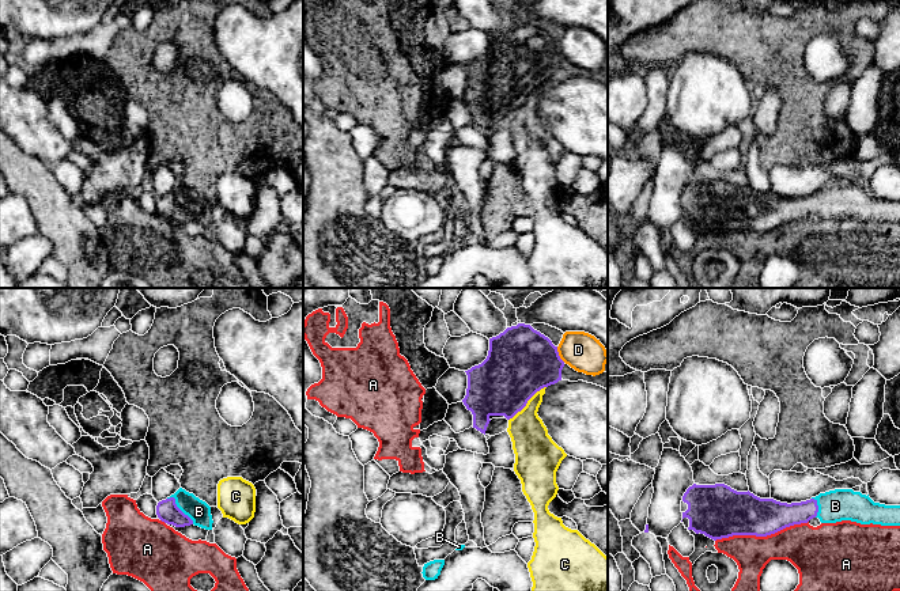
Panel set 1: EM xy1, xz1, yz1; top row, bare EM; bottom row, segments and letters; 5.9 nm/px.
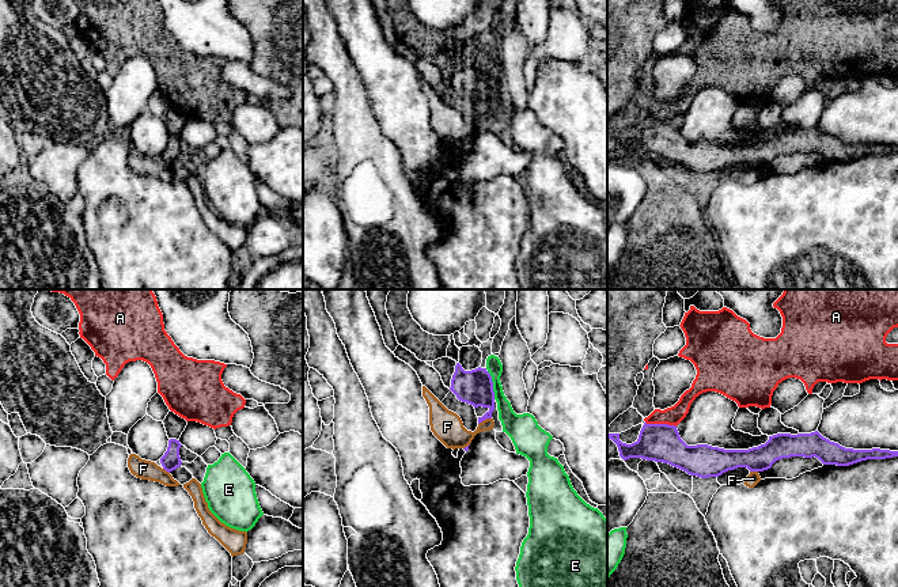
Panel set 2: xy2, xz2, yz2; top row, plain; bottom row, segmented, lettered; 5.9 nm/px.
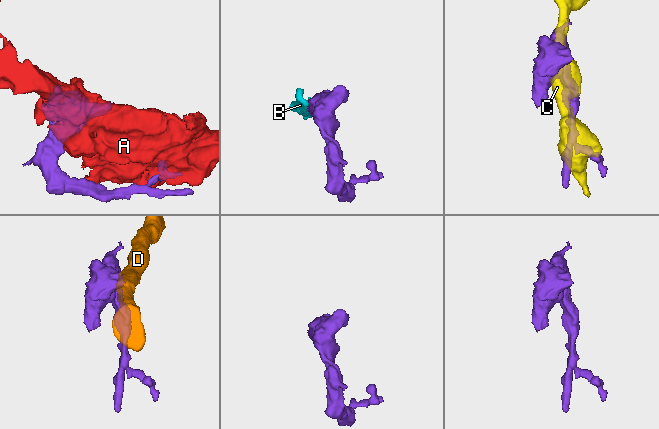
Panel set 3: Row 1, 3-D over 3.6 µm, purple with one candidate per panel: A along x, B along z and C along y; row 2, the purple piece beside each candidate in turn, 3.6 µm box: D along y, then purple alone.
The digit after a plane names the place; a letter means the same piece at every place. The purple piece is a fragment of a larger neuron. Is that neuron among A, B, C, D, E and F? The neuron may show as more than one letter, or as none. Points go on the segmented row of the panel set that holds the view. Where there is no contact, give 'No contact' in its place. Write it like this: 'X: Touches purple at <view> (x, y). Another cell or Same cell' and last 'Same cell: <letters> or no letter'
A: Touches purple at yz1 (762, 535). Another cell
B: Touches purple at xy1 (178, 508). Same cell
C: Touches purple at xz1 (526, 402). Another cell
D: Touches purple at xz1 (558, 355). Another cell
E: Touches purple at xz2 (492, 385). Another cell
F: Touches purple at xz2 (484, 419). Another cell
Same cell: B

